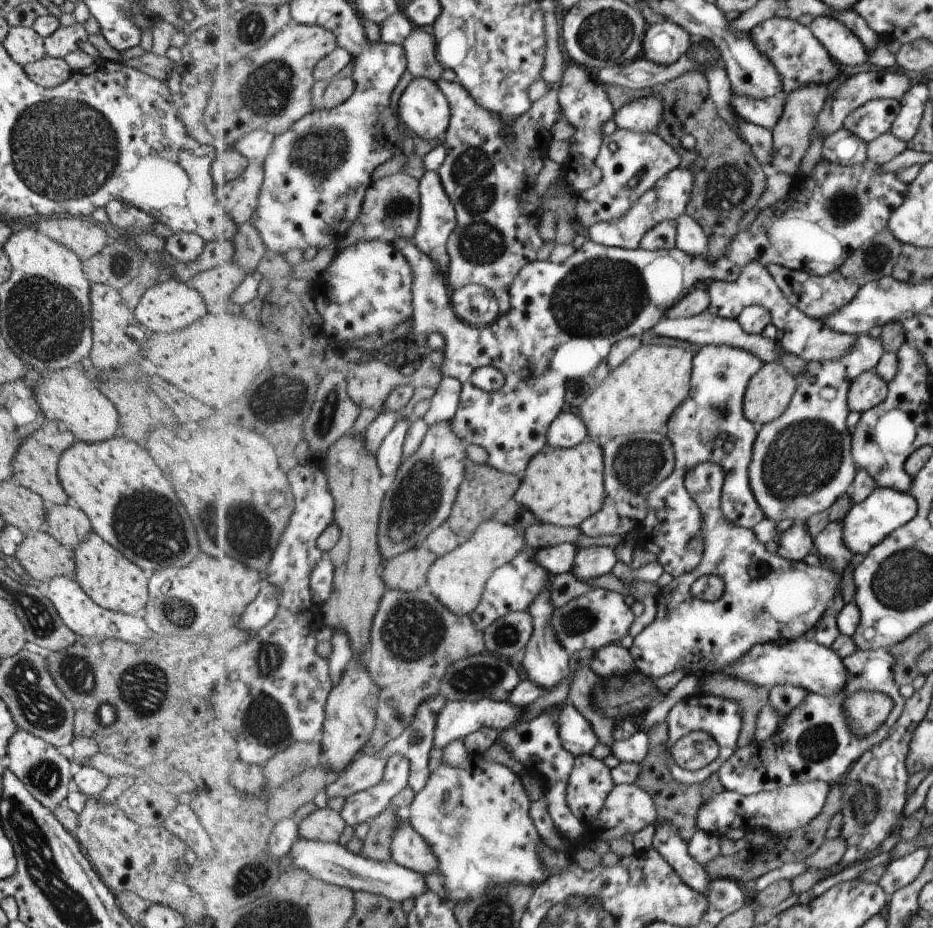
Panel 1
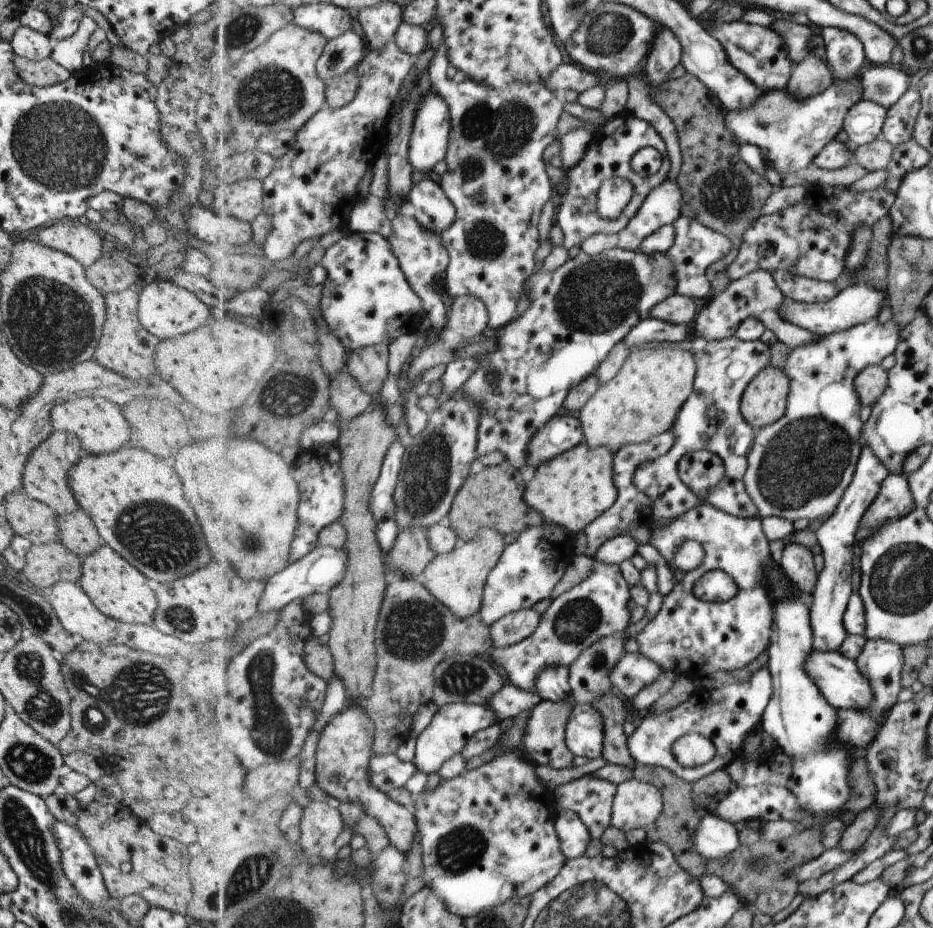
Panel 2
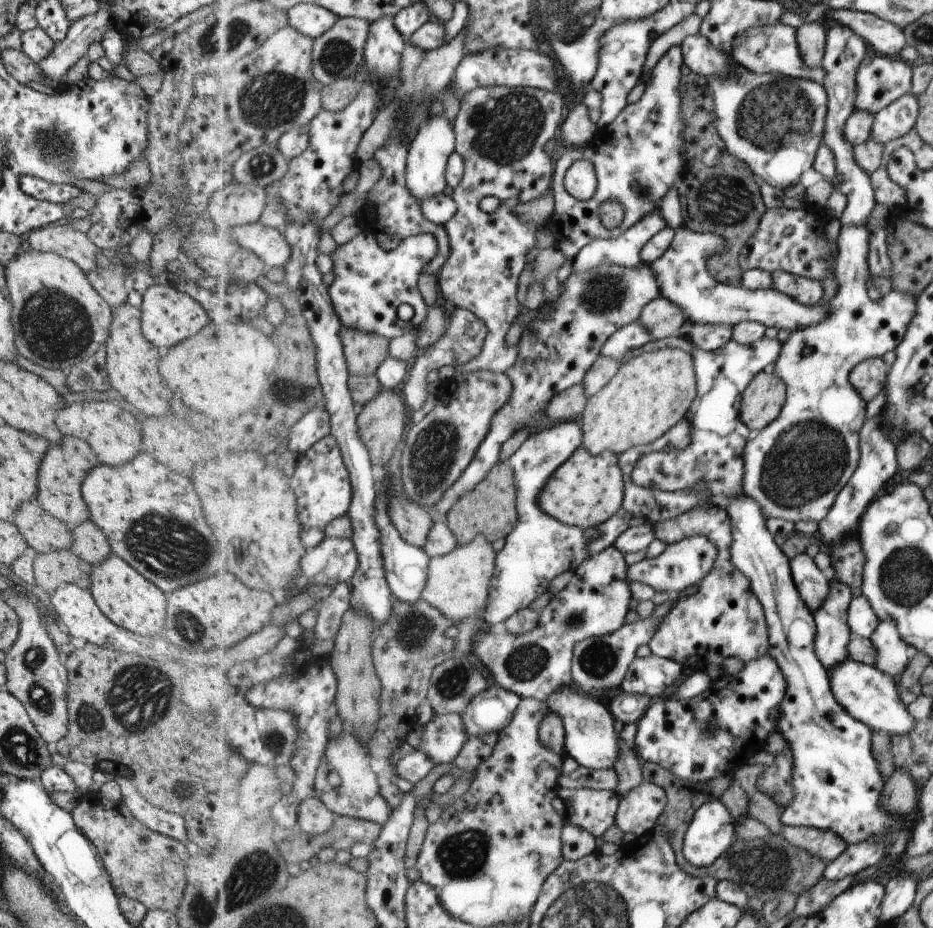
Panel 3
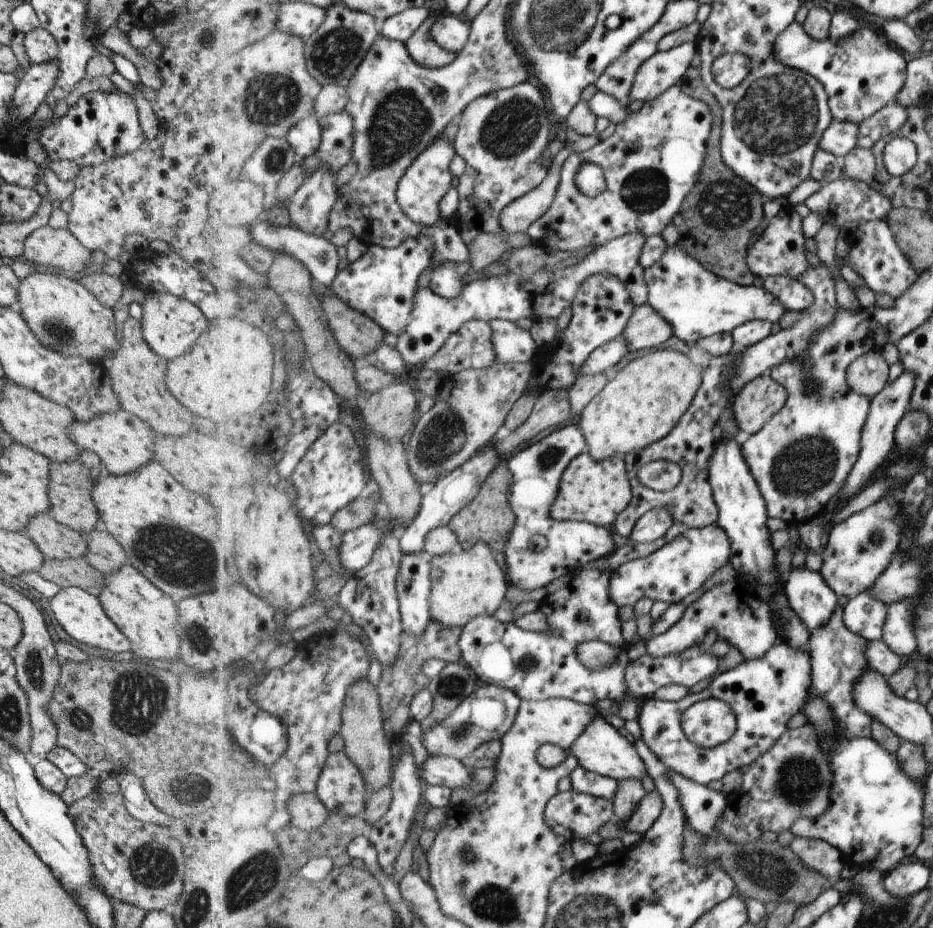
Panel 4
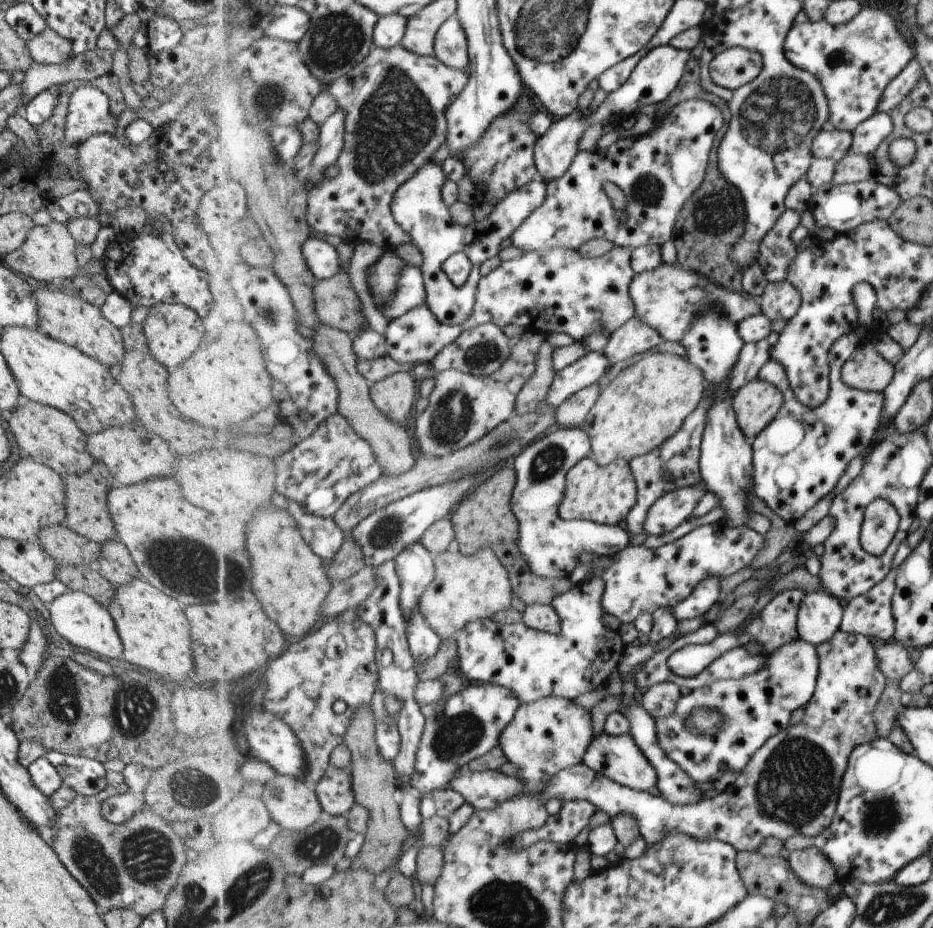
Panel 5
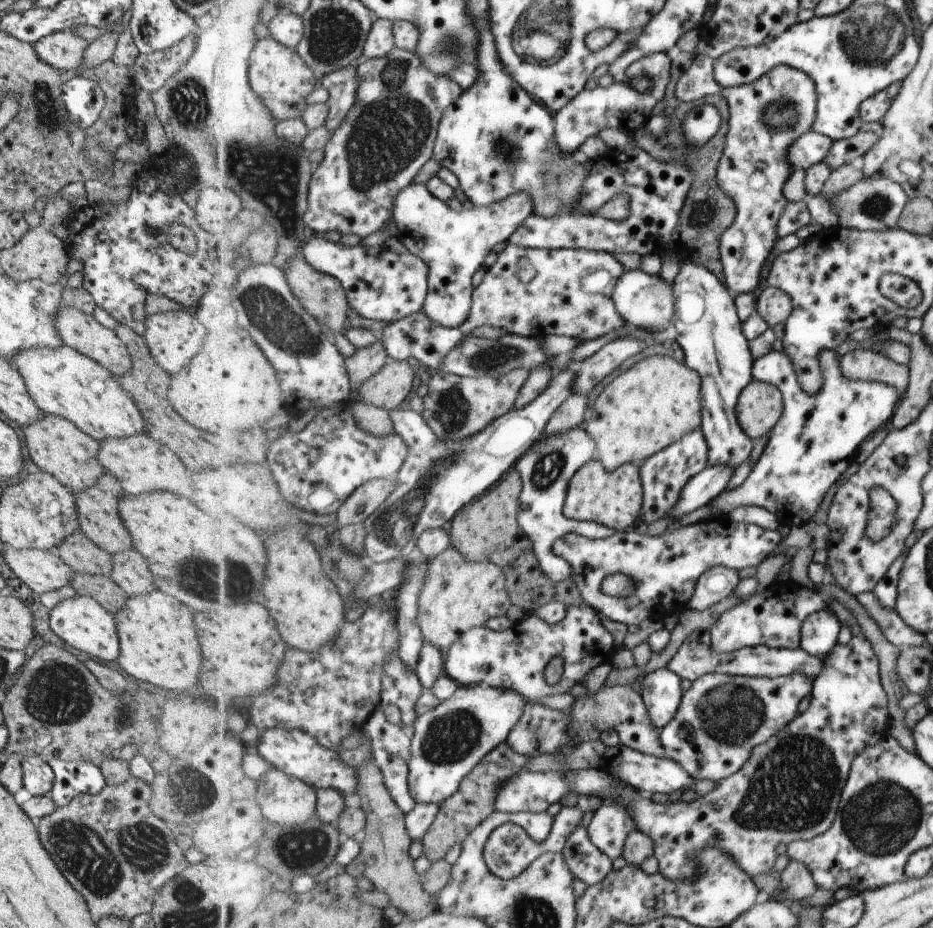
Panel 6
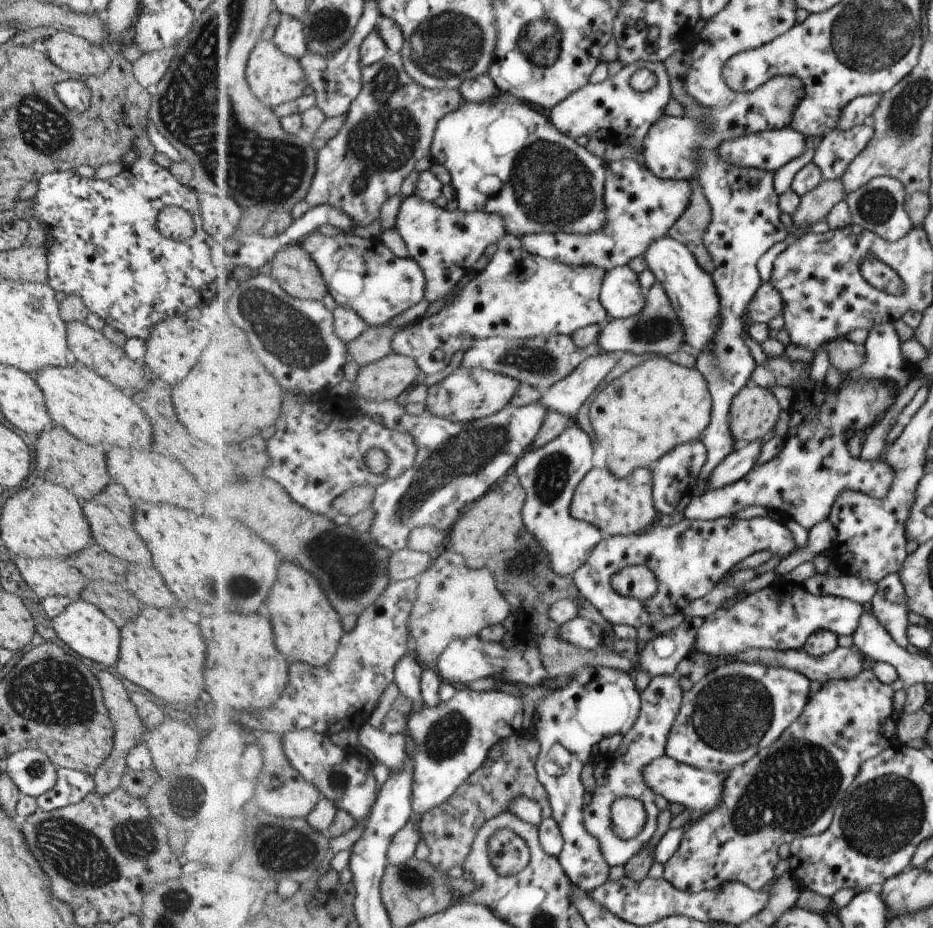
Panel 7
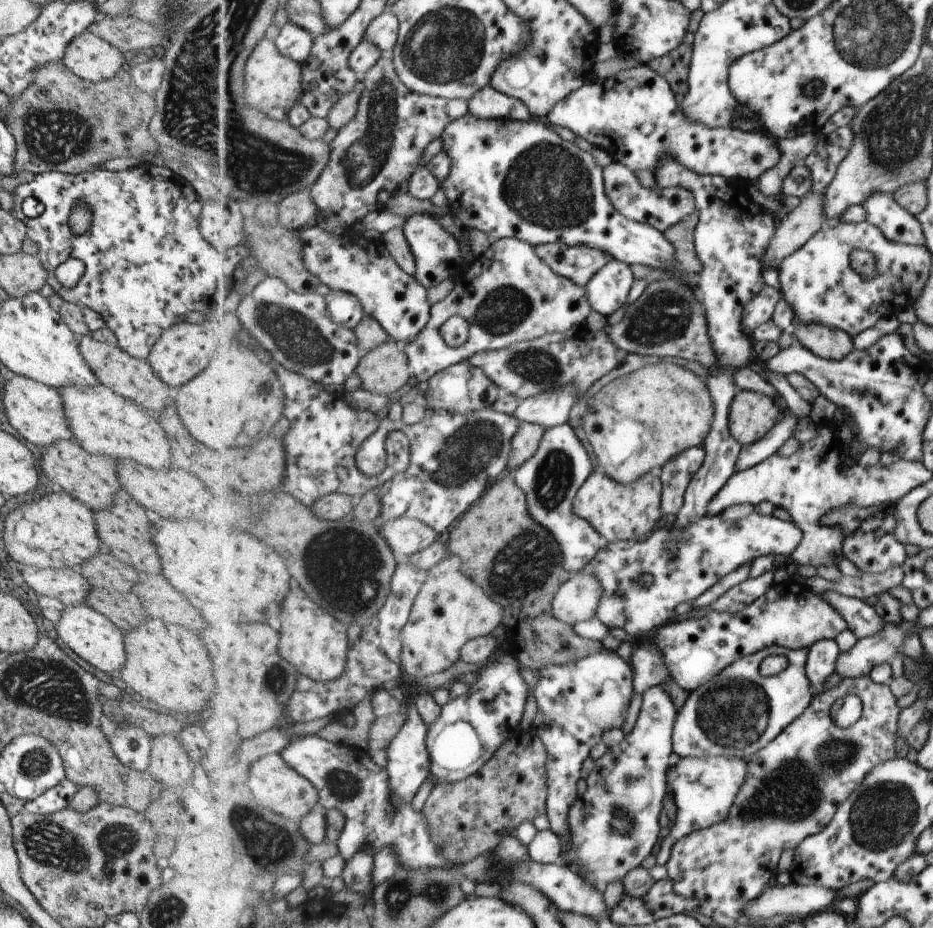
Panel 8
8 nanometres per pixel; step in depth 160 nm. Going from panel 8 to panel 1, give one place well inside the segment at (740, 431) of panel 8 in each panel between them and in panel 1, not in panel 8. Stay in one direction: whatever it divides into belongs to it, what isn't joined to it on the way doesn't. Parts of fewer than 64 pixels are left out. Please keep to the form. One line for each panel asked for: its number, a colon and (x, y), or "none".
1: (770, 393)
2: (765, 401)
3: (764, 400)
4: (754, 406)
5: (757, 404)
6: (761, 405)
7: (755, 410)

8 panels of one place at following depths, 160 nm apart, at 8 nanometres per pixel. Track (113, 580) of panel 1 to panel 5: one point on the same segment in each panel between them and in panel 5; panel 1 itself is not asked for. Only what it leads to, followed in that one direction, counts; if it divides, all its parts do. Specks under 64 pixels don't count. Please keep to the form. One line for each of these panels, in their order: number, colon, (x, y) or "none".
2: (116, 589)
3: (124, 597)
4: (140, 611)
5: (152, 629)

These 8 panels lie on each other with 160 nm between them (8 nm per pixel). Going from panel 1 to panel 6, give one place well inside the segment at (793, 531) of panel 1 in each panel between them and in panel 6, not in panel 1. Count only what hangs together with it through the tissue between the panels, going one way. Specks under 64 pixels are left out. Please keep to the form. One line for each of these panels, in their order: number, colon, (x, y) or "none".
2: (798, 562)
3: (814, 587)
4: (809, 595)
5: (820, 617)
6: (820, 633)

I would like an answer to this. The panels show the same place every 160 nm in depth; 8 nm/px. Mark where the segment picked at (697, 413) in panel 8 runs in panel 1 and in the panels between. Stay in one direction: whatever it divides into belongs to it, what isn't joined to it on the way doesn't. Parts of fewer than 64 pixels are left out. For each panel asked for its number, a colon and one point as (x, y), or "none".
1: (642, 395)
2: (643, 401)
3: (652, 393)
4: (646, 401)
5: (645, 404)
6: (656, 402)
7: (654, 407)

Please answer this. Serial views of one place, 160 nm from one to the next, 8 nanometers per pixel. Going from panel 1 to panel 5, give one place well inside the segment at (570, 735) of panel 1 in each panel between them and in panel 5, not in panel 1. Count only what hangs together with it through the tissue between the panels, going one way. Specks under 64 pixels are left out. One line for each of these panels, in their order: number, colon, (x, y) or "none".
2: (585, 733)
3: (592, 741)
4: (603, 749)
5: (618, 757)

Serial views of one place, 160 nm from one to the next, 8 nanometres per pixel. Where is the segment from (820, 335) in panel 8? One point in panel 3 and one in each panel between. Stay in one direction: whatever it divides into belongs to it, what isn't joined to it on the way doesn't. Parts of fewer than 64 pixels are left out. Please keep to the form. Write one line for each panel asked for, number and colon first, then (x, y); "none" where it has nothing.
3: (868, 378)
4: (868, 375)
5: (866, 370)
6: (868, 365)
7: (846, 356)

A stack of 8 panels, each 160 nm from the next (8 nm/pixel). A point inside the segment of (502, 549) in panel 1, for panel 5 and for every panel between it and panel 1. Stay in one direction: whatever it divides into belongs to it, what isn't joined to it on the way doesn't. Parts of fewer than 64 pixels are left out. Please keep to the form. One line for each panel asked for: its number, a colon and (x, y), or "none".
2: (458, 579)
3: (459, 584)
4: (467, 583)
5: (466, 588)

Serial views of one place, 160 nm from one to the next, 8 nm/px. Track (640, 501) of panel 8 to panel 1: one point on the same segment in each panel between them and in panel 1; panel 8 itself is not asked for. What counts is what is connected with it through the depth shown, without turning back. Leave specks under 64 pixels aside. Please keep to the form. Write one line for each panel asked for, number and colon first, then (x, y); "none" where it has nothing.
1: (564, 487)
2: (577, 488)
3: (587, 490)
4: (599, 492)
5: (604, 494)
6: (615, 499)
7: (626, 506)

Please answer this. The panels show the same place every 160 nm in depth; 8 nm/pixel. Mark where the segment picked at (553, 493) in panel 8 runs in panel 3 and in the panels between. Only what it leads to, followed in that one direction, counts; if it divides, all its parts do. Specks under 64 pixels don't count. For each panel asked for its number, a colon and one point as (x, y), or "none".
3: (541, 548)
4: (541, 549)
5: (552, 545)
6: (547, 469)
7: (550, 474)

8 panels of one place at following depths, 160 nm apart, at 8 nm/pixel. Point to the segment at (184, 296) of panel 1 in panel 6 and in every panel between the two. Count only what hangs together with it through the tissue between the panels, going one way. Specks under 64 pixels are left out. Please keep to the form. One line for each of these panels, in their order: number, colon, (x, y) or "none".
2: (164, 310)
3: (167, 317)
4: (169, 325)
5: (172, 332)
6: (172, 338)

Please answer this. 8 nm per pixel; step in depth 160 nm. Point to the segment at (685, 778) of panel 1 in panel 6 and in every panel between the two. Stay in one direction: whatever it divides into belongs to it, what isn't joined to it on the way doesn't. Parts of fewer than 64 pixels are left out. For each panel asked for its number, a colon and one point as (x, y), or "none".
2: (727, 715)
3: (744, 709)
4: (765, 693)
5: (756, 708)
6: (722, 718)

